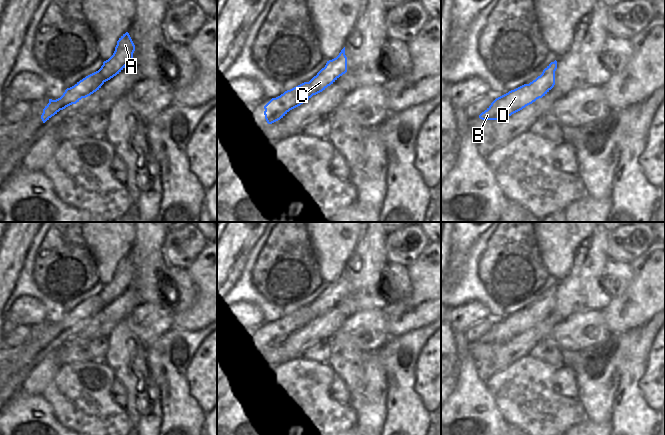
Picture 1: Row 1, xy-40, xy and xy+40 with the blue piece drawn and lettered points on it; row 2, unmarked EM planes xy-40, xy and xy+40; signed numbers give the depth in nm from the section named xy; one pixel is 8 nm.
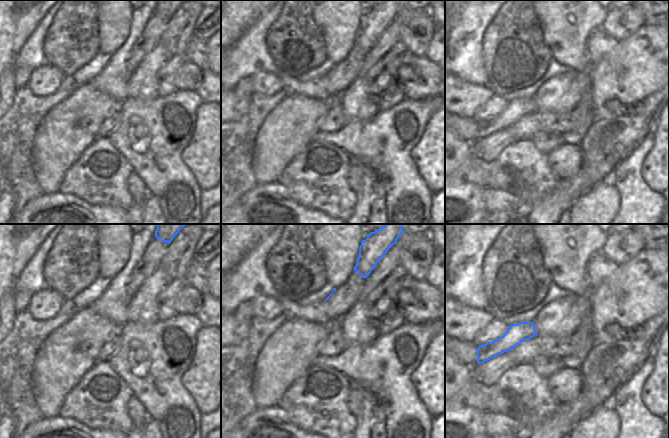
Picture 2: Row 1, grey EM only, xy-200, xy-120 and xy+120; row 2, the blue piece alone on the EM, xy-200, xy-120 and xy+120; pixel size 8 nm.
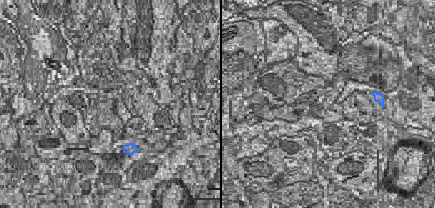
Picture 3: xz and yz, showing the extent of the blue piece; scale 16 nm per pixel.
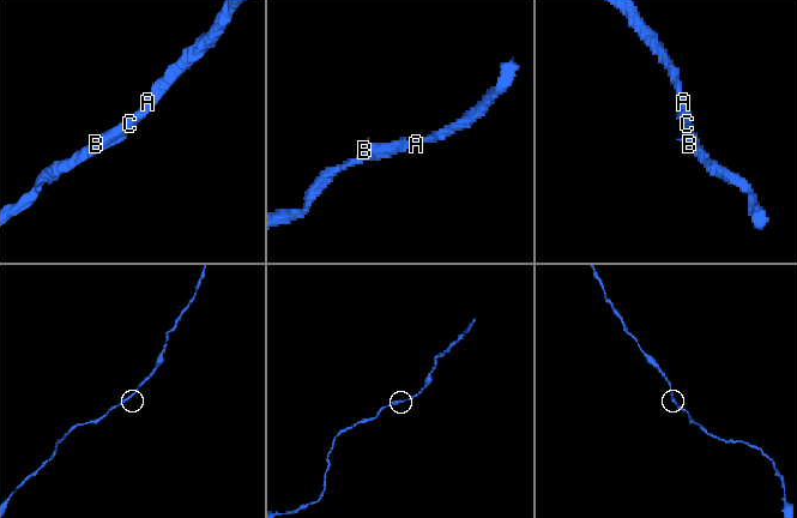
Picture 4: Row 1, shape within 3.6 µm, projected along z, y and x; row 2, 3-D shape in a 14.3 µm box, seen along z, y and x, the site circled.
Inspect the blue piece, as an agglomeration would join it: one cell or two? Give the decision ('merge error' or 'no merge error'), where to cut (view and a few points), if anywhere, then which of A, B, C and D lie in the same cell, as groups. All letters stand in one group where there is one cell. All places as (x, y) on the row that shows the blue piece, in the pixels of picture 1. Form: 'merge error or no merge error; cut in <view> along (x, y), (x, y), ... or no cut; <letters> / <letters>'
no merge error; no cut; A B C D

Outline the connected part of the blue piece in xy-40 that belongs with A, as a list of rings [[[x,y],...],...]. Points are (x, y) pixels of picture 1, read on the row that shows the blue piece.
[[[126,32],[117,41],[113,55],[103,62],[98,71],[67,88],[60,98],[56,100],[49,99],[49,103],[45,106],[41,115],[43,123],[60,110],[76,104],[82,98],[86,98],[99,90],[106,81],[119,74],[132,61],[134,51],[135,45],[129,33]]]

